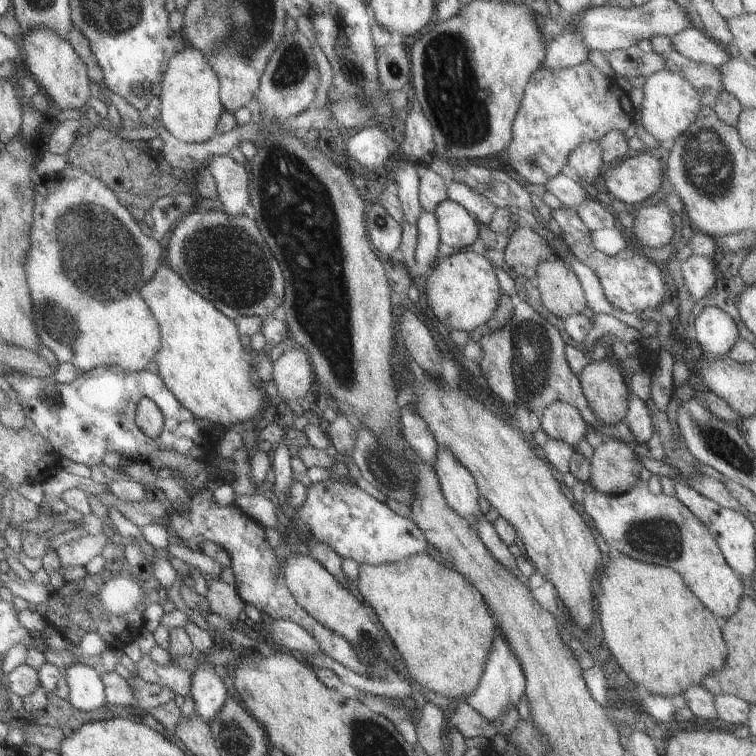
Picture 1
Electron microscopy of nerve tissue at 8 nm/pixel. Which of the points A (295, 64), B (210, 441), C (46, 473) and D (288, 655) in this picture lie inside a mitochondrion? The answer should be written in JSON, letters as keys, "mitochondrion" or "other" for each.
{"A":"mitochondrion","B":"other","C":"other","D":"other"}

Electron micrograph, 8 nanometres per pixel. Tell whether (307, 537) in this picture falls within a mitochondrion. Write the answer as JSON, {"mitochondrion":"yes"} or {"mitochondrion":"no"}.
{"mitochondrion":"no"}

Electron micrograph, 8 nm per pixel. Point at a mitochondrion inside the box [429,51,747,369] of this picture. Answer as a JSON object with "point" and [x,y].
{"point":[709,167]}

